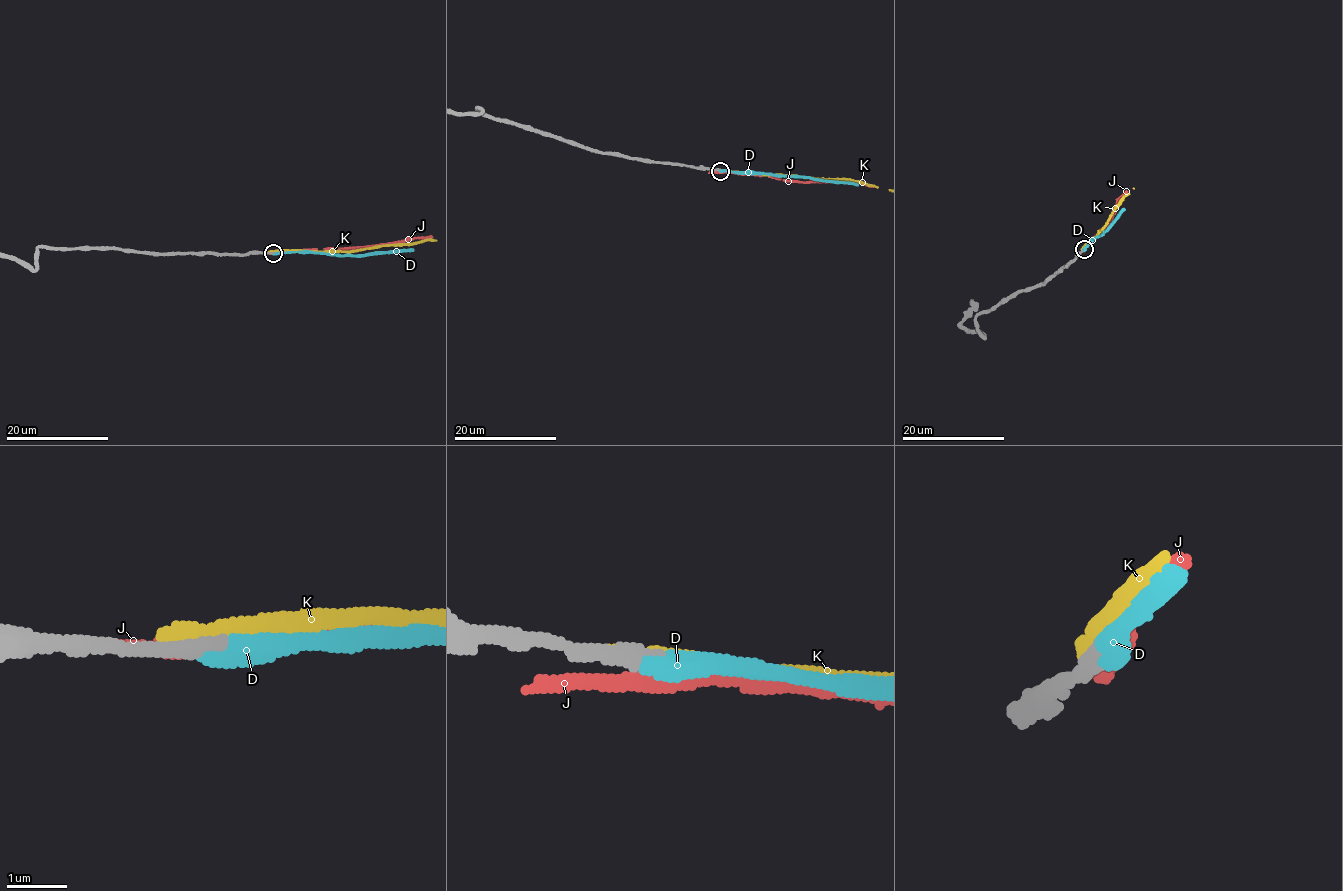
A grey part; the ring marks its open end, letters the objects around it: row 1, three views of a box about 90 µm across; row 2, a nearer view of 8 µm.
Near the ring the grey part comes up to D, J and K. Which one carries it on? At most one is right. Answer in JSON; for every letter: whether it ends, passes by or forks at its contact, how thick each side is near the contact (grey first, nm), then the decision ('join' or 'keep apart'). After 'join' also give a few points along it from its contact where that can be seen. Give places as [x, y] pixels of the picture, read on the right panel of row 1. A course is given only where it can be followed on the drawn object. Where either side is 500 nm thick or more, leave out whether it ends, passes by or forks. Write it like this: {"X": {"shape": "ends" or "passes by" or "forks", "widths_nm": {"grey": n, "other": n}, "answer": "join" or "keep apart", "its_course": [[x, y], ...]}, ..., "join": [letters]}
{"D": {"shape": "ends", "widths_nm": {"grey": 320, "other": 400}, "answer": "join", "its_course": [[1083, 250], [1108, 230], [1124, 208]]}, "J": {"shape": "passes by", "widths_nm": {"grey": 320, "other": 240}, "answer": "keep apart"}, "K": {"shape": "ends", "widths_nm": {"grey": 360, "other": 280}, "answer": "keep apart"}, "join": ["D"]}

